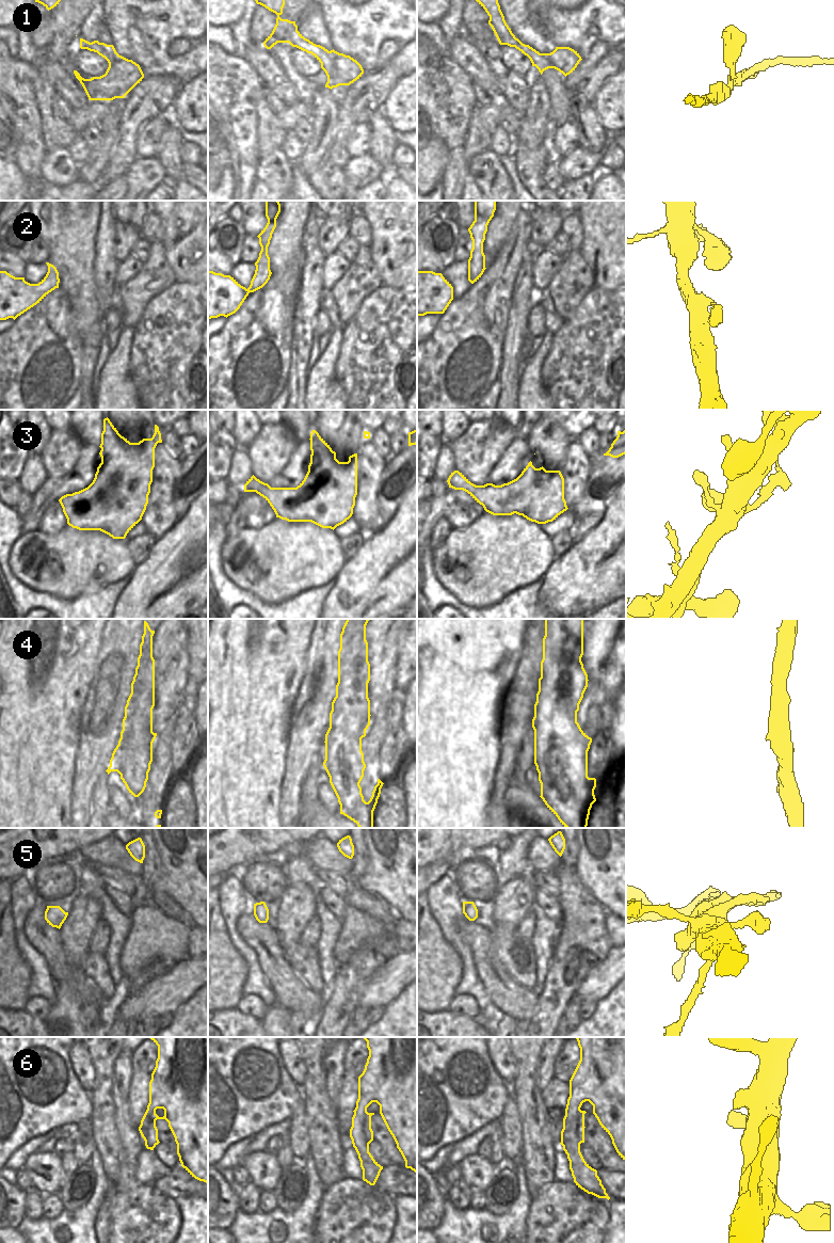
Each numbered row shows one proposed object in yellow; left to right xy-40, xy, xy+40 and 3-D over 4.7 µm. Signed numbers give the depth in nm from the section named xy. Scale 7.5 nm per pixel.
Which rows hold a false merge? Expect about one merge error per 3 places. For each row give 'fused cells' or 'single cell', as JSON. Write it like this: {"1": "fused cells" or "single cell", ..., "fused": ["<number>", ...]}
{"1": "fused cells", "2": "single cell", "3": "single cell", "4": "single cell", "5": "single cell", "6": "single cell", "fused": ["1"]}

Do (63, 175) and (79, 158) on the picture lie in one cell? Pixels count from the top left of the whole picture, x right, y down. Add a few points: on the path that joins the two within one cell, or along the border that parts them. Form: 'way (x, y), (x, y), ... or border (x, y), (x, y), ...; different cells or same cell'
border (66, 147), (70, 158), (79, 168); different cells

